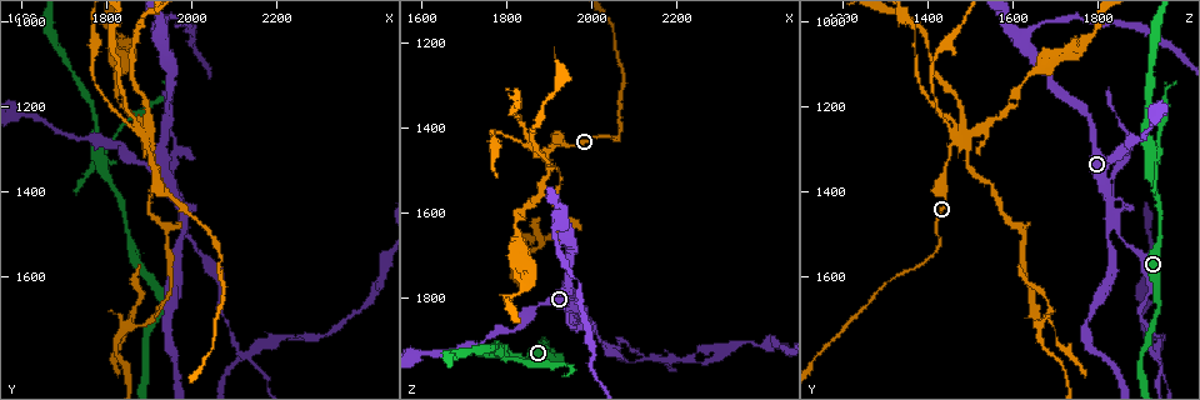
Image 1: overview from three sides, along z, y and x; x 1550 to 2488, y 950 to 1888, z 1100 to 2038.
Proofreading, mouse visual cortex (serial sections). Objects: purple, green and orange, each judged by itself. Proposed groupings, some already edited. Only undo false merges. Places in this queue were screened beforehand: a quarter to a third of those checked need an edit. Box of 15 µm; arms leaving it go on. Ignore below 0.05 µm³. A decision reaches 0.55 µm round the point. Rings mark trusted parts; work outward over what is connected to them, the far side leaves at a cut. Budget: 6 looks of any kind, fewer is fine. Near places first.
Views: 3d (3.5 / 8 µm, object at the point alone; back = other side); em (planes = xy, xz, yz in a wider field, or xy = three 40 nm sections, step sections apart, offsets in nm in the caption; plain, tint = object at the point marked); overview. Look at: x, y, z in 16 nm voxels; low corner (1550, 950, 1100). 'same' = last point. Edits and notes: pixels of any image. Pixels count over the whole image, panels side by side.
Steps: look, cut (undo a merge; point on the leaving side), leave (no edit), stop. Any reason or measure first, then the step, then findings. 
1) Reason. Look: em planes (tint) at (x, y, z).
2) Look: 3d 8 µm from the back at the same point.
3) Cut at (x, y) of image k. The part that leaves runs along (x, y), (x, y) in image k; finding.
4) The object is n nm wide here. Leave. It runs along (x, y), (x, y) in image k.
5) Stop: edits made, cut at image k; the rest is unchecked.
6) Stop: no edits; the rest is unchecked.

Three-way junction. Look: 3d 3.5 µm at (1785, 1310, 1925).

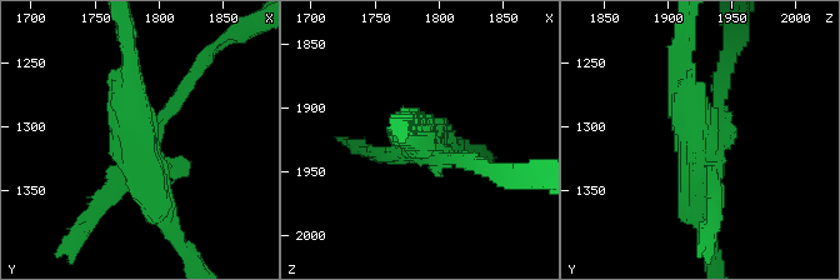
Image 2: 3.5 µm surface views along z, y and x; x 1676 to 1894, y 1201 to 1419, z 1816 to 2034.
Need the tissue. Look: em xy step 2 (tint) at (1786, 1312, 1920).

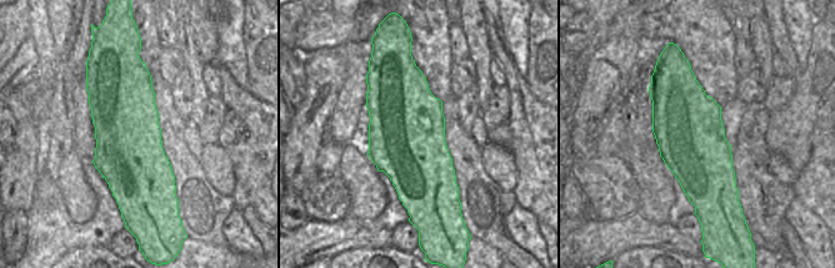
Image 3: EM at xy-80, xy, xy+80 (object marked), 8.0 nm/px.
Another direction. Look: em xy step 1 (tint) at the same point.

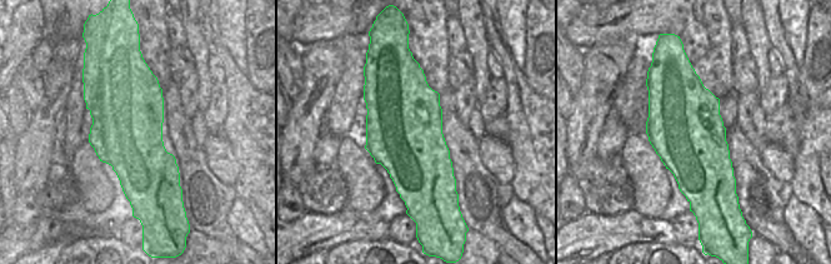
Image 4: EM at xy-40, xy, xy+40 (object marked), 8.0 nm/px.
The object is 600 nm wide here. Cut at (718, 198) of image 2. A second cell is stuck on.

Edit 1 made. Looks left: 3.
See it whole again. Look: overview.

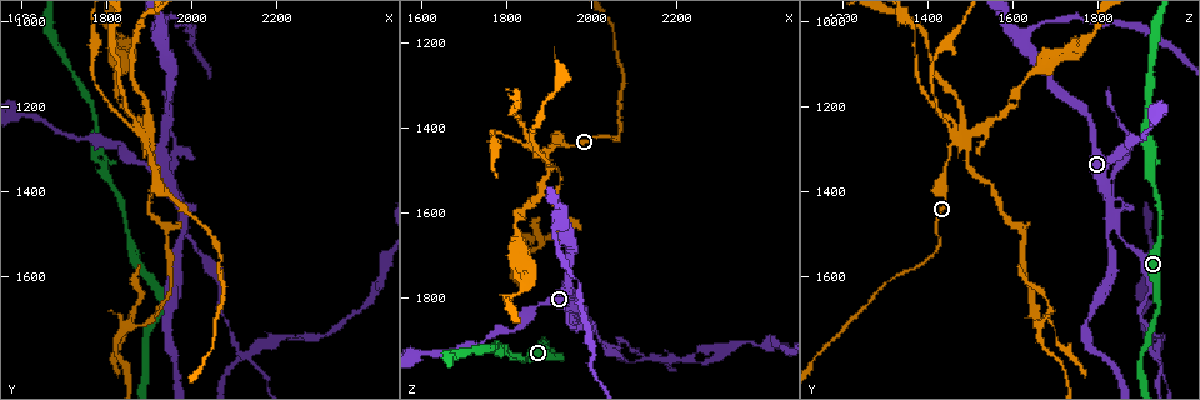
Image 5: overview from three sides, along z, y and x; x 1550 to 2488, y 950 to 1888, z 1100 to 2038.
A fork. Look: 3d 8 µm at (1975, 1455, 1835).

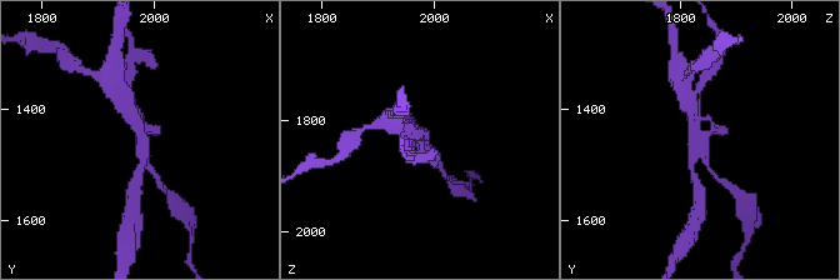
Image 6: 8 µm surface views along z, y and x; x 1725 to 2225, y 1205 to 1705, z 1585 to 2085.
Look: 3d 3.5 µm at (1975, 1450, 1835).

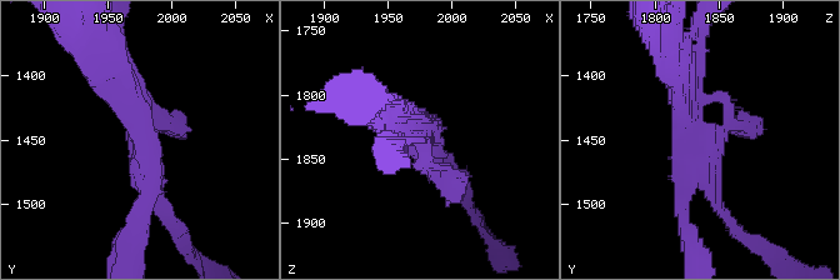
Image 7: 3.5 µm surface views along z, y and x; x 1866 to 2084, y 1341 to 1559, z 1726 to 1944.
Cut at (389, 156) of image 7. A second cell is stuck on.

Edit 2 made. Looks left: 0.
Stop: edits made, cut at image 2, cut at image 7; the rest is unchecked.

